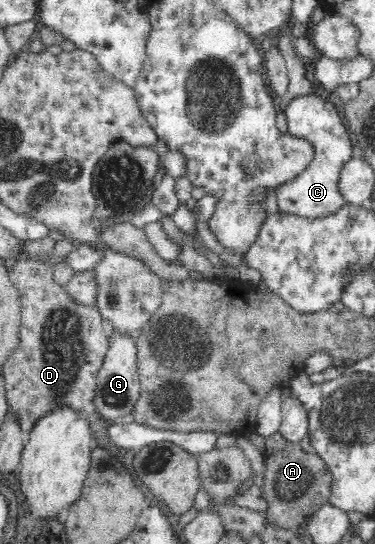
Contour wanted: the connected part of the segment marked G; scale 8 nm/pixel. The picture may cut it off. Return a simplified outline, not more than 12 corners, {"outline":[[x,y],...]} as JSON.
{"outline":[[114,332],[96,377],[95,411],[112,419],[140,399],[135,337]]}

